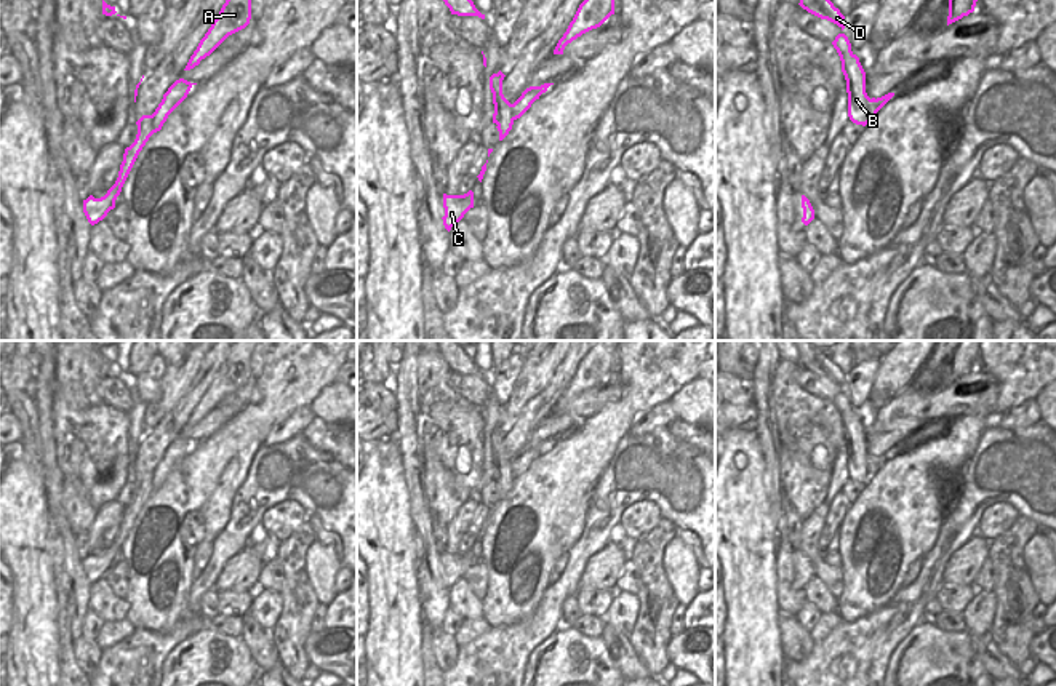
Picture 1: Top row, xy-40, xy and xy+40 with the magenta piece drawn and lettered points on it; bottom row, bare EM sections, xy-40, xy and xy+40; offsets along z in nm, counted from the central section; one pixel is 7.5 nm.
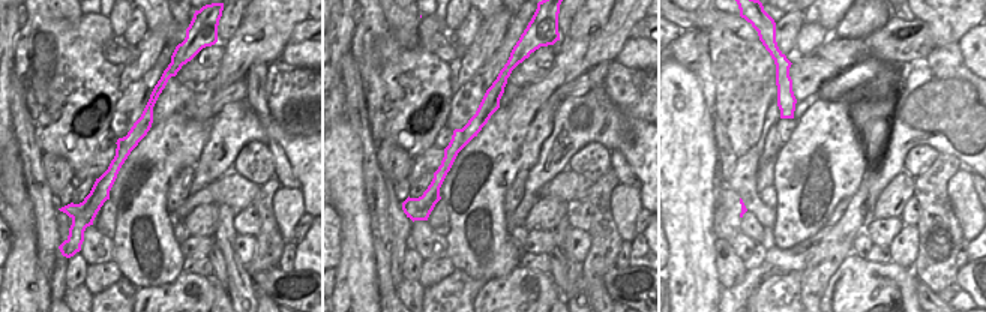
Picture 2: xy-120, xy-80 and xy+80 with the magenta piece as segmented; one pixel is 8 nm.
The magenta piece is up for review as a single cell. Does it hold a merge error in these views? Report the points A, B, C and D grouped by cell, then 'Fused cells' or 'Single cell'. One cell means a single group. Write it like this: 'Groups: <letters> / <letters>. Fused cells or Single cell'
Groups: A C / B D. Fused cells.

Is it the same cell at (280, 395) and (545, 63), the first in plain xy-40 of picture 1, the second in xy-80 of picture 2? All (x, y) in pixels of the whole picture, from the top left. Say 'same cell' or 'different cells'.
different cells

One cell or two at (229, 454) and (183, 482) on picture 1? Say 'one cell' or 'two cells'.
one cell

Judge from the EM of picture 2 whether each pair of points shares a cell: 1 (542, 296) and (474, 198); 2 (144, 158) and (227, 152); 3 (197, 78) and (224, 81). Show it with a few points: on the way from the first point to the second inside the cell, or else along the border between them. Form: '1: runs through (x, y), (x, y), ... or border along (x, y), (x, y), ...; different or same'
1: border along (518, 264), (508, 273), (491, 278), (486, 282); different
2: border along (210, 123), (210, 135), (194, 167); different
3: border along (222, 47), (219, 71), (200, 87); different

